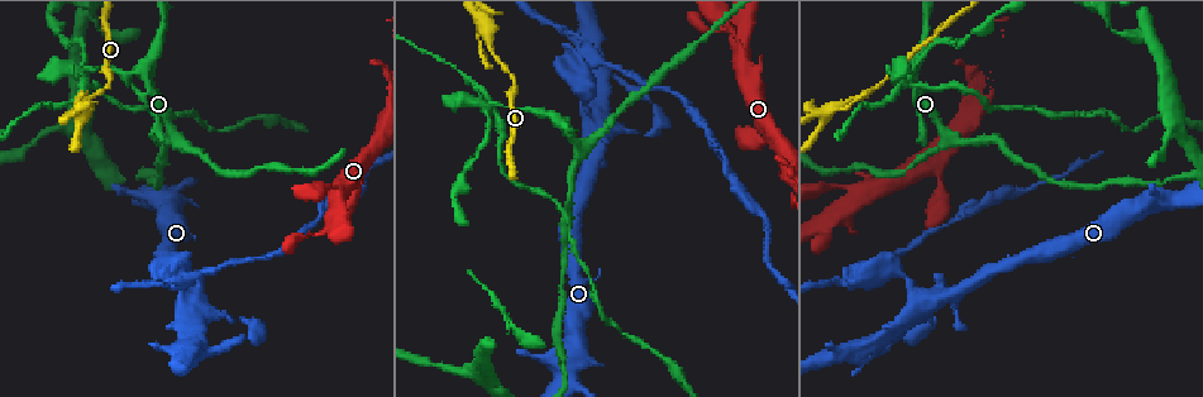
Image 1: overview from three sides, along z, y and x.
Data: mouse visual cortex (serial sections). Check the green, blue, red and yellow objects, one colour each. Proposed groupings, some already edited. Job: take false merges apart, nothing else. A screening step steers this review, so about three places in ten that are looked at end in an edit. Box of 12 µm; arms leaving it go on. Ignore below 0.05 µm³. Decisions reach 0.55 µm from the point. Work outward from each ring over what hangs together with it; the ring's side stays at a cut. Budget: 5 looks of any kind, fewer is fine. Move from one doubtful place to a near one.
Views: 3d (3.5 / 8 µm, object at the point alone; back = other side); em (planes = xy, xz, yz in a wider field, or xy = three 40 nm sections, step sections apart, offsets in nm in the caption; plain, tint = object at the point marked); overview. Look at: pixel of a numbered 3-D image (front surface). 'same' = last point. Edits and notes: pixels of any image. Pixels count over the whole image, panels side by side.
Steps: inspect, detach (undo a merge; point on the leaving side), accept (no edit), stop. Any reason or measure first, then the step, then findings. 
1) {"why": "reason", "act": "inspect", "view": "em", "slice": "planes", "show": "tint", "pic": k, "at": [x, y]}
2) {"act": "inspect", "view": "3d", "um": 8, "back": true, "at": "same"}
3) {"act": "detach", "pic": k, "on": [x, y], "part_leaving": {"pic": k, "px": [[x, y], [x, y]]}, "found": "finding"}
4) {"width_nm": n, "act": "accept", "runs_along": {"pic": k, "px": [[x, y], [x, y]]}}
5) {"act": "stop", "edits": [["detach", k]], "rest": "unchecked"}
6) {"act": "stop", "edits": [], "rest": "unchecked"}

{"act": "inspect", "view": "3d", "um": 3.5, "pic": 1, "at": [584, 69]}

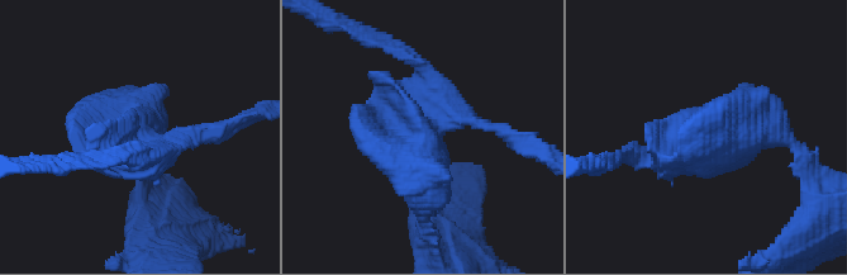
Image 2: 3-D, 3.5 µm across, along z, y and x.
{"act": "inspect", "view": "em", "slice": "xy", "step": 2, "show": "tint", "pic": 2, "at": [427, 133]}

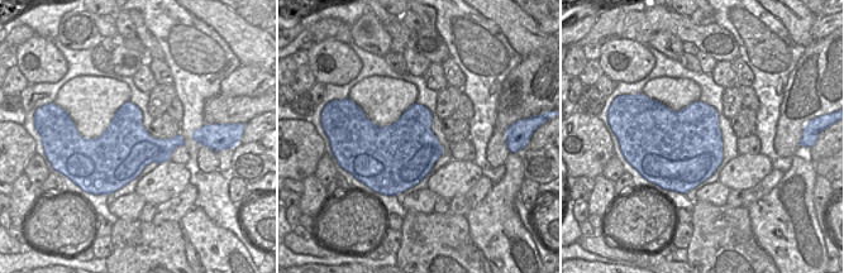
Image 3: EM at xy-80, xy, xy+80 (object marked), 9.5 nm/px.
{"act": "detach", "pic": 2, "on": [214, 138], "part_leaving": {"pic": 2, "px": [[146, 146], [220, 131], [251, 115]]}, "found": "a second cell is stuck on"}

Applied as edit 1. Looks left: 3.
{"act": "inspect", "view": "overview"}

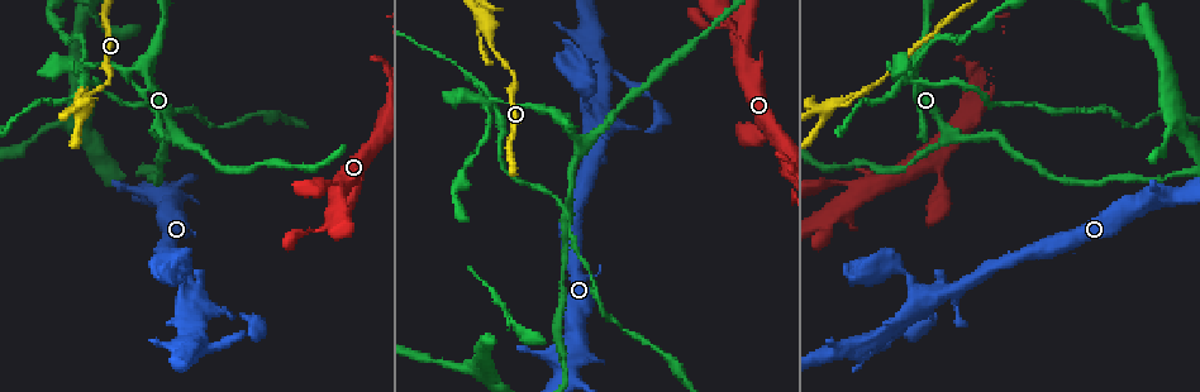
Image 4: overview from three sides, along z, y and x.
{"why": "three arms meet", "act": "inspect", "view": "3d", "um": 3.5, "pic": 4, "at": [829, 110]}

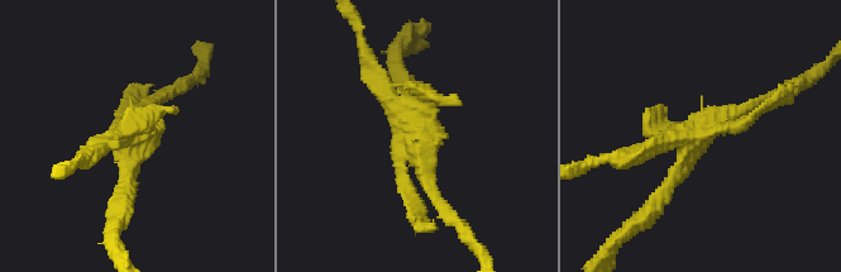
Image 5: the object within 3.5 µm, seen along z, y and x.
{"act": "inspect", "view": "em", "slice": "xy", "step": 2, "show": "tint", "pic": 5, "at": [418, 134]}

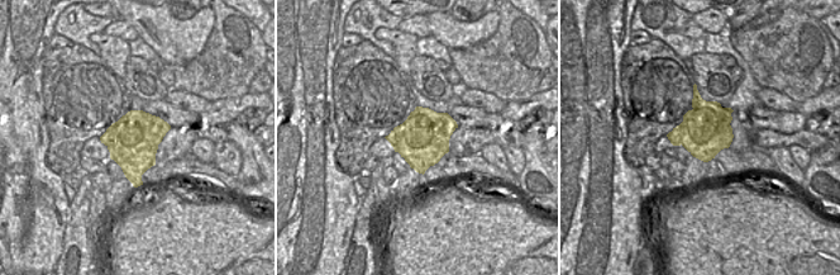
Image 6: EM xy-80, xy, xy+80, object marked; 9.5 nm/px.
{"act": "detach", "pic": 5, "on": [423, 214], "part_leaving": {"pic": 5, "px": [[692, 146], [630, 235]]}, "found": "two cells meet here"}

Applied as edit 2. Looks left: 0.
{"act": "stop", "edits": [["detach", 2], ["detach", 5]], "rest": "unchecked"}

